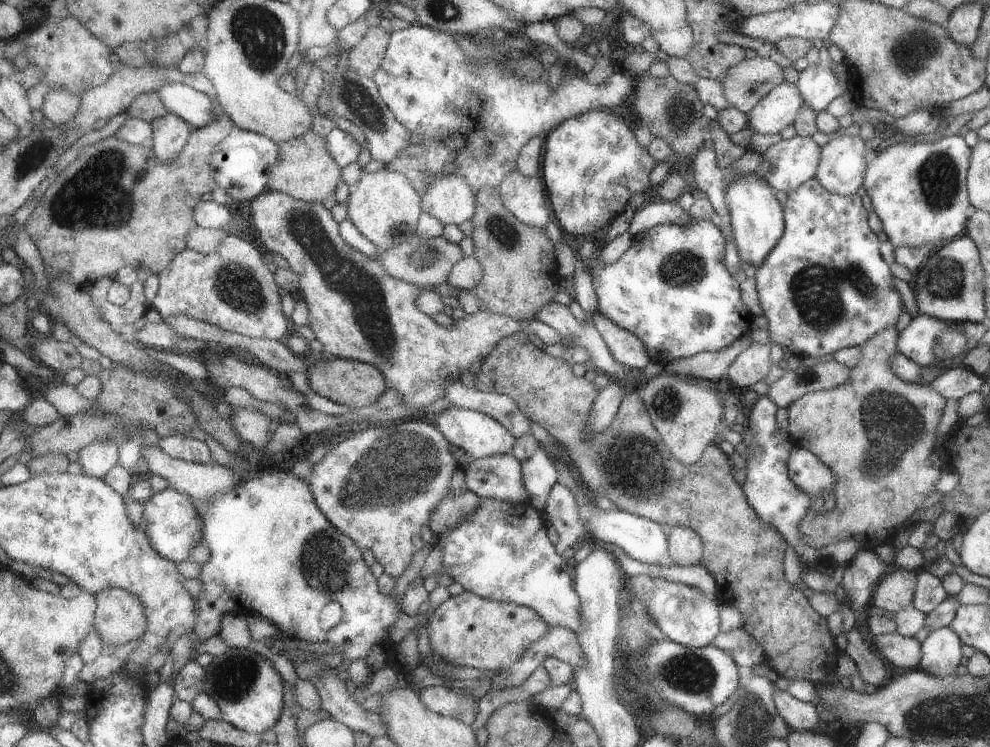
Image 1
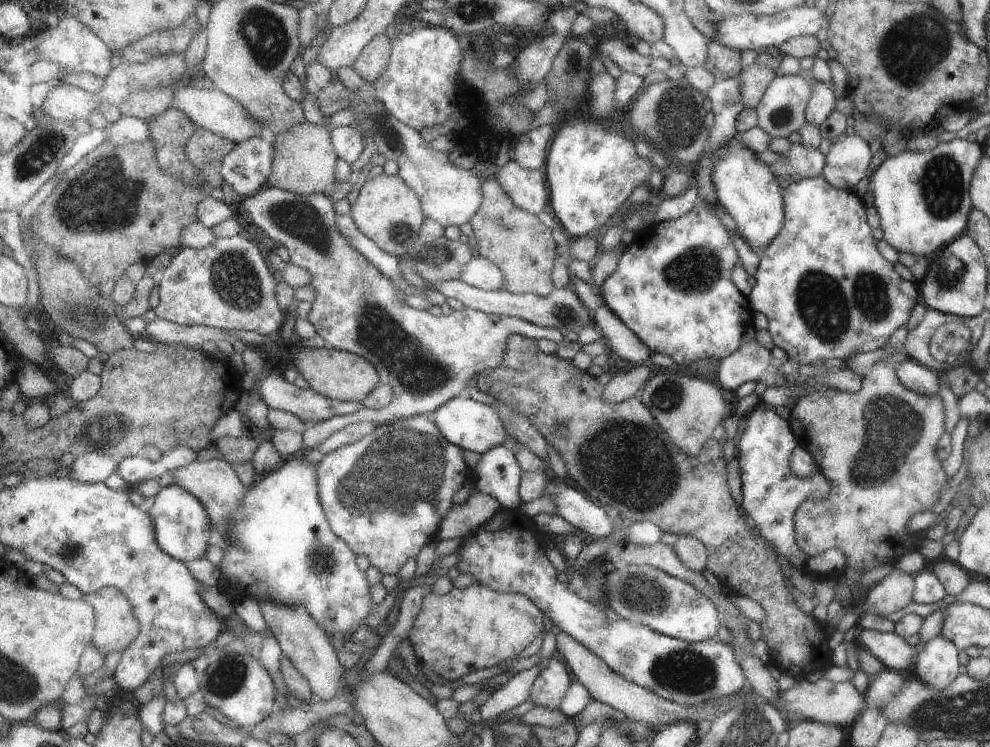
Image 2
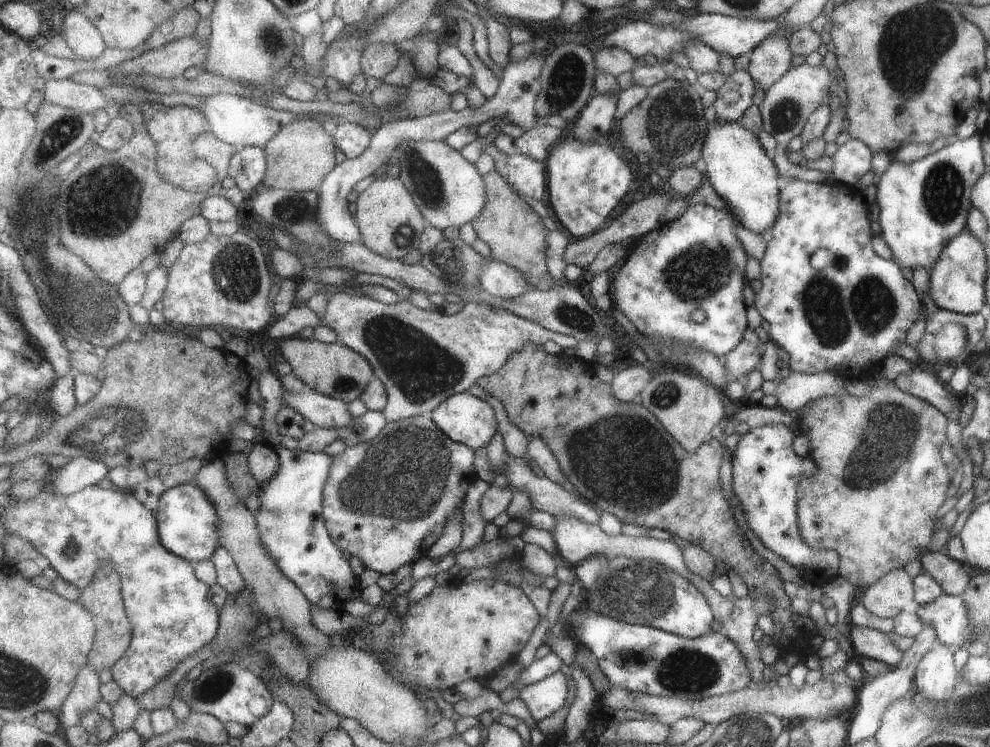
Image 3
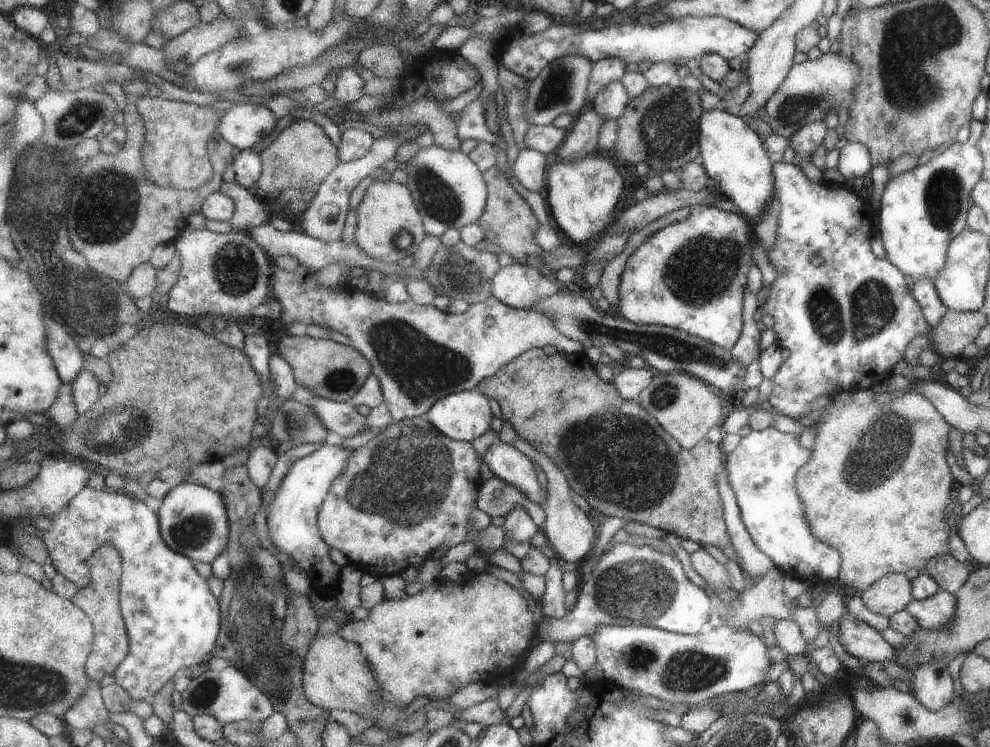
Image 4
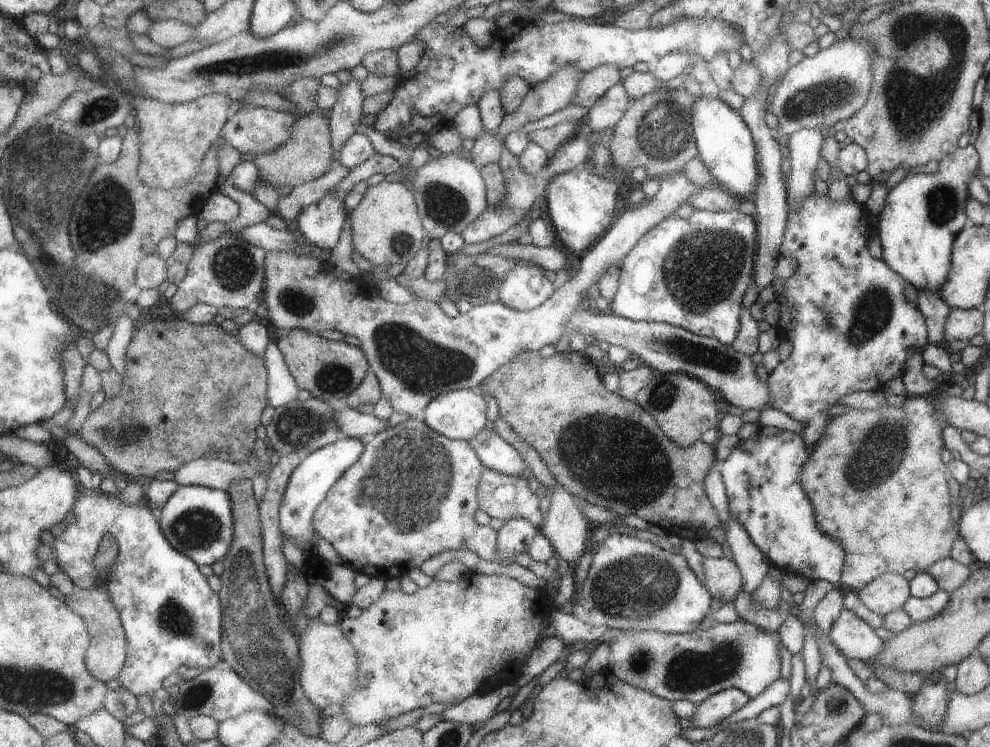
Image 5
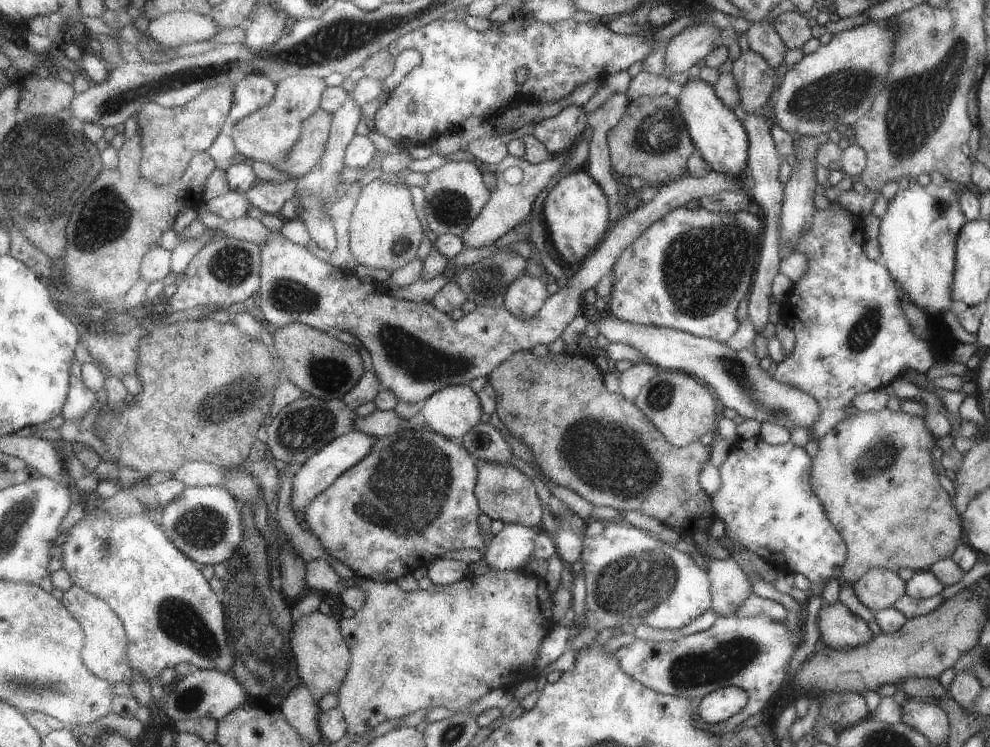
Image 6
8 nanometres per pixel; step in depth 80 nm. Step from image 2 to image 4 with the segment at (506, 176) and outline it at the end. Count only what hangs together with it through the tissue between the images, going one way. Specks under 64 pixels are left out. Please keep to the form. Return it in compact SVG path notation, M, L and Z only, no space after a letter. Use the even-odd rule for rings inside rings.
M523 148L514 160L513 173L524 188L539 193L548 175L547 158L538 150Z

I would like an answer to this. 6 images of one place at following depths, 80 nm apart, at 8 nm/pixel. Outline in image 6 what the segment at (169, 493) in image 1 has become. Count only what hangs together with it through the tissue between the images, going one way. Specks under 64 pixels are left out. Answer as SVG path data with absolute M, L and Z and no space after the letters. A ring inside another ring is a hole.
M185 487L182 493L165 505L162 510L160 526L168 535L169 540L190 559L201 564L218 565L229 560L241 546L244 539L242 508L237 500L225 487Z

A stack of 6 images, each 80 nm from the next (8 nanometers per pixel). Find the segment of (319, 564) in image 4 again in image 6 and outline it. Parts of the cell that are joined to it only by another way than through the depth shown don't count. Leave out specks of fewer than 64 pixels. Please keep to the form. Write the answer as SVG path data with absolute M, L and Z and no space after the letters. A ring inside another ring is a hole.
M355 429L336 438L324 449L321 449L317 454L309 458L307 462L304 462L302 466L295 468L290 496L291 509L293 512L300 510L303 513L300 518L297 518L297 521L303 520L308 506L313 504L316 498L321 496L325 489L329 488L329 485L332 485L342 474L347 473L352 466L369 456L377 441L378 438L375 435Z

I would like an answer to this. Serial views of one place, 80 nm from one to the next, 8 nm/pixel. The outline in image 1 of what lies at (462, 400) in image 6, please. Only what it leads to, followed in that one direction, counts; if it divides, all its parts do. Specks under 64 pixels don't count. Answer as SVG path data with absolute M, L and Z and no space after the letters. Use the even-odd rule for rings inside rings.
M450 405L433 418L434 423L445 433L449 442L462 448L472 459L485 458L494 454L512 453L515 446L514 434L490 414L475 409Z

